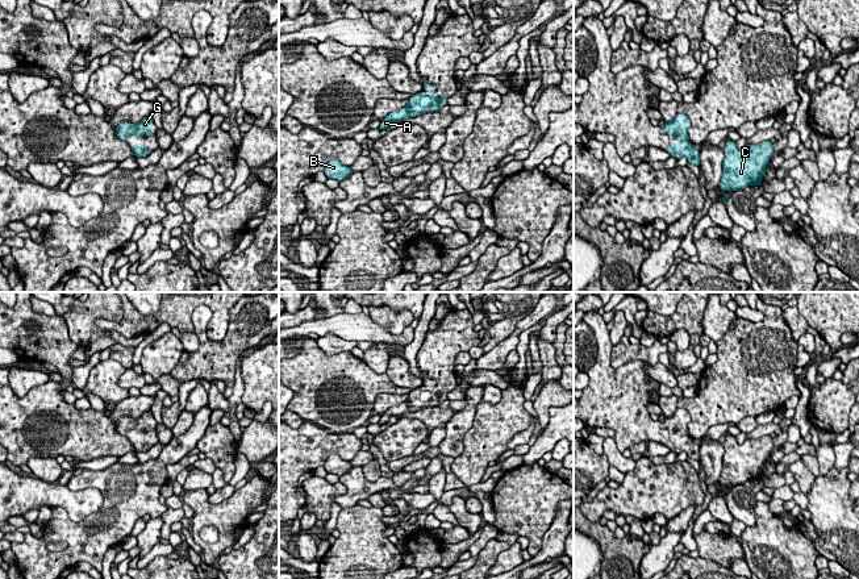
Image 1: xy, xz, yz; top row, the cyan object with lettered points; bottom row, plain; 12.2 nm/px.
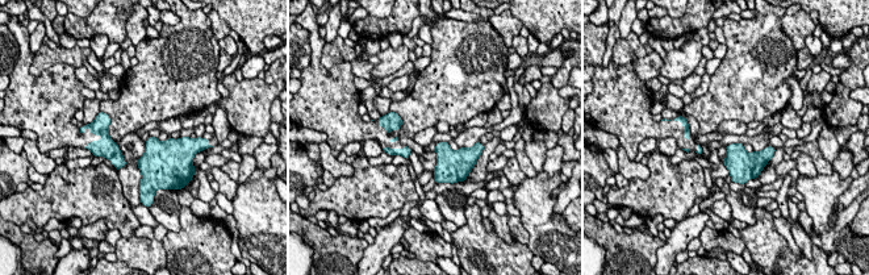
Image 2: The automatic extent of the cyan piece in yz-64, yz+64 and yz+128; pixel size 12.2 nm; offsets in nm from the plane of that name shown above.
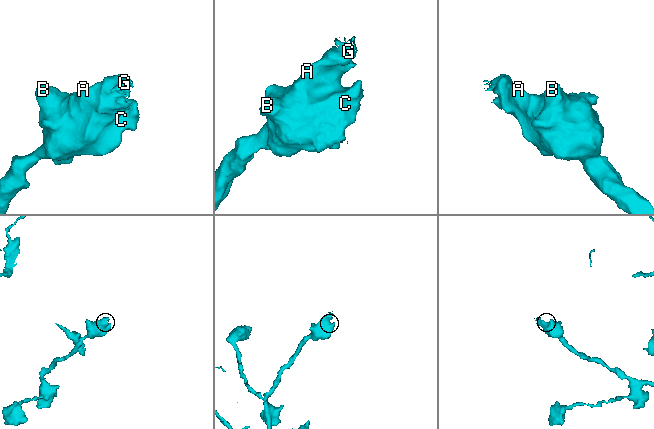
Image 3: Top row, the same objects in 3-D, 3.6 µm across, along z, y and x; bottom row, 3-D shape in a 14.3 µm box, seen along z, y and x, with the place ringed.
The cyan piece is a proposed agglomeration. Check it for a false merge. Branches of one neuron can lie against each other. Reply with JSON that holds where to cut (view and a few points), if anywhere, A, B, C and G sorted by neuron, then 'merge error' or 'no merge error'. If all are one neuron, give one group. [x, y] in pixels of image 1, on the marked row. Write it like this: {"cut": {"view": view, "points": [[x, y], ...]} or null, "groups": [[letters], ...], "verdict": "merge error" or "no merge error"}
{"cut": null, "groups": [["A", "B", "C", "G"]], "verdict": "no merge error"}

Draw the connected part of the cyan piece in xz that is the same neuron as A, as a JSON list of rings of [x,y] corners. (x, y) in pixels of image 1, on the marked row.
[[[424,82],[422,87],[431,88],[433,93],[430,96],[425,96],[424,91],[421,91],[416,95],[412,95],[408,99],[408,104],[404,108],[395,111],[384,117],[384,120],[380,122],[379,129],[380,130],[389,129],[391,121],[395,121],[399,124],[401,120],[408,117],[416,117],[426,112],[430,112],[430,113],[439,112],[442,107],[447,105],[446,96],[441,96],[439,99],[437,97],[435,84],[429,84],[428,82]]]

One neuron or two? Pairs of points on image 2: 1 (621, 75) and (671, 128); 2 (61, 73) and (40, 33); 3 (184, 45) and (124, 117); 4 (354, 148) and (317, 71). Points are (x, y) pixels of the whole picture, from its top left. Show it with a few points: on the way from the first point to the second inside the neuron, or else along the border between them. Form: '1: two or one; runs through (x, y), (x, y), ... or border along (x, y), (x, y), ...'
1: one; runs through (621, 92), (621, 96), (654, 128)
2: two; border along (29, 33), (29, 51), (32, 57)
3: one; runs through (178, 63), (142, 99)
4: two; border along (359, 141), (351, 141), (342, 150)

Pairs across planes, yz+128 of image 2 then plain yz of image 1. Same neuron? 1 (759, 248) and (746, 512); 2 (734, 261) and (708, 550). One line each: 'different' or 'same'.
1: different
2: different

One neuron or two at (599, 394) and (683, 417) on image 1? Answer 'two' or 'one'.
one

